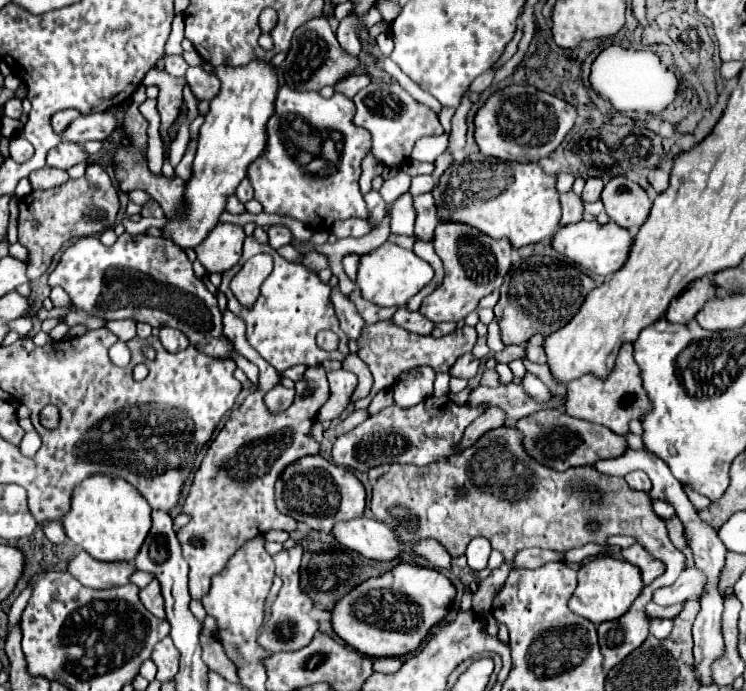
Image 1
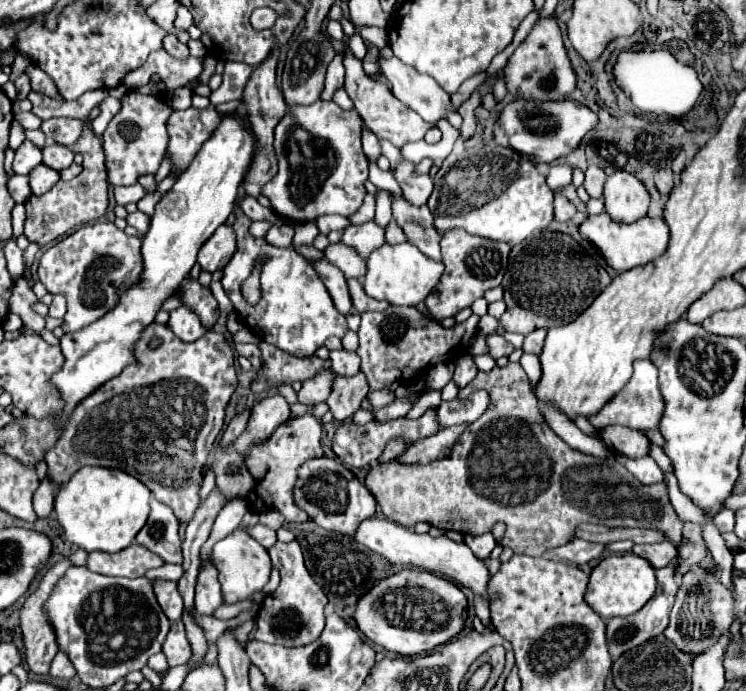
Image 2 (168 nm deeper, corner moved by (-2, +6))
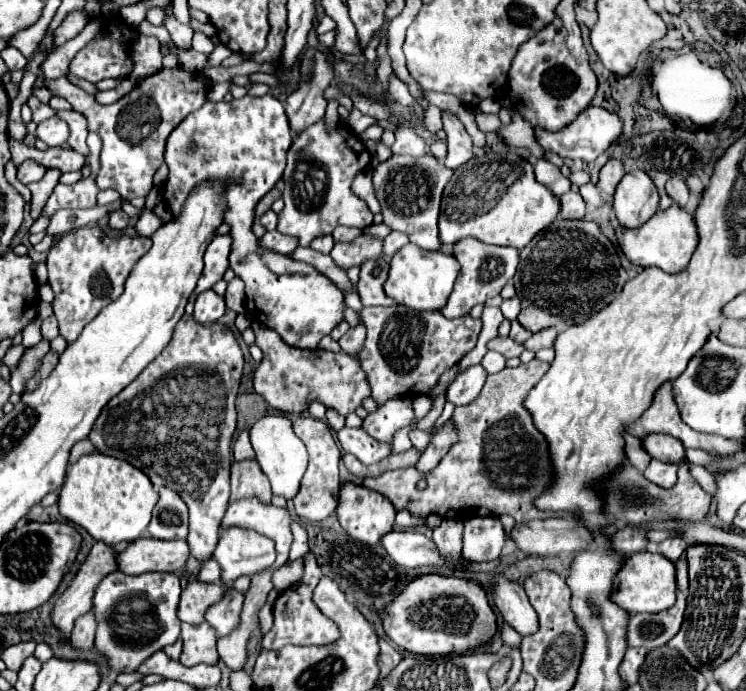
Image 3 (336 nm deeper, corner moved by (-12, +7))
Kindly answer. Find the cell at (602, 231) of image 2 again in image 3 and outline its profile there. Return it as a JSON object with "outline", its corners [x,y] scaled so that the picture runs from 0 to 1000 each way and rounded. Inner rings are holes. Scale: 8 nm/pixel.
{"outline":[[[898,297],[893,305],[879,305],[879,311],[855,331],[839,334],[836,329],[828,329],[826,343],[834,363],[850,384],[858,384],[858,386],[877,384],[890,389],[893,395],[912,395],[914,389],[920,389],[936,355],[936,331],[933,331],[930,314],[917,302],[912,302],[909,297]]]}

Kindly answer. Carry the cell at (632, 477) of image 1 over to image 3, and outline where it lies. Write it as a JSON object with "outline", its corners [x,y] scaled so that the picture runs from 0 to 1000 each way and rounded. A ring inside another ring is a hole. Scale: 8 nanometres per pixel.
{"outline":[[[874,664],[863,682],[863,690],[869,696],[879,699],[882,705],[898,708],[906,699],[906,682],[909,682],[909,673],[903,673],[903,670],[885,670],[885,667]]]}

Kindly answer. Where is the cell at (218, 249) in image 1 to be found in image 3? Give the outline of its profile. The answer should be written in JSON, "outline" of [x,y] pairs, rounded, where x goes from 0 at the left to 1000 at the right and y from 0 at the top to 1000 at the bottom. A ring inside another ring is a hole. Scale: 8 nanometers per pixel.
{"outline":[[[290,340],[282,349],[282,355],[276,357],[276,366],[273,366],[273,392],[271,392],[271,398],[265,404],[265,415],[261,417],[248,444],[249,454],[259,454],[260,434],[257,434],[257,428],[263,430],[271,421],[284,418],[284,412],[292,410],[300,401],[300,392],[306,389],[308,355],[311,355],[311,346],[306,340]]]}

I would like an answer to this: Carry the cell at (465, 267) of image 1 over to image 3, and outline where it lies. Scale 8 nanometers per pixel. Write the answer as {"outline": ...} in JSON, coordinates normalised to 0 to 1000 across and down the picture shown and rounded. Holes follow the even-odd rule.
{"outline":[[[622,346],[609,355],[609,372],[617,381],[617,398],[611,404],[609,421],[592,447],[592,456],[601,462],[611,462],[619,456],[627,456],[630,447],[641,438],[651,438],[654,433],[670,427],[673,415],[681,410],[681,404],[689,401],[692,384],[694,384],[694,363],[686,357],[665,357],[665,355],[649,355],[638,346]]]}

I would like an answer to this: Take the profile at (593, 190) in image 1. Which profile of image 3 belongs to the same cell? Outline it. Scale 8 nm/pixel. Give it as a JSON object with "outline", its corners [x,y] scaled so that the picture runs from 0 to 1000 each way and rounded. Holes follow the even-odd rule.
{"outline":[[[818,230],[807,245],[804,245],[804,262],[802,262],[802,271],[818,285],[826,274],[826,268],[831,265],[831,259],[836,256],[836,239],[834,233],[828,230]]]}

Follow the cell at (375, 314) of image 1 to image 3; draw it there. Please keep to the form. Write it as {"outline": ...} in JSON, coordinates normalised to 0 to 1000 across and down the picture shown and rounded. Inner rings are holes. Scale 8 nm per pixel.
{"outline":[[[517,372],[493,375],[483,384],[483,407],[480,407],[480,424],[488,444],[501,441],[528,441],[528,436],[515,424],[512,412],[520,401],[523,381]]]}

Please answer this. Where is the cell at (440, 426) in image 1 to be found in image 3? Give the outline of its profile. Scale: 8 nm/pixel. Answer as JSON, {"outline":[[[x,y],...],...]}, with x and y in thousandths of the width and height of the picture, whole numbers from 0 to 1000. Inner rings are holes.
{"outline":[[[469,618],[456,621],[453,638],[464,656],[472,656],[488,673],[507,670],[523,658],[523,644],[509,644],[507,638],[499,638],[499,632],[493,632],[493,627],[488,627],[485,618],[483,621],[469,621]]]}

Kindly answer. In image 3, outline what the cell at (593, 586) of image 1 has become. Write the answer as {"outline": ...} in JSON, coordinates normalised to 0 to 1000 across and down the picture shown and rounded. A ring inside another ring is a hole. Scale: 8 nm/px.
{"outline":[[[858,797],[842,806],[839,818],[826,832],[826,852],[820,855],[820,870],[831,873],[842,887],[882,887],[898,881],[906,873],[906,821],[903,815],[885,803]]]}

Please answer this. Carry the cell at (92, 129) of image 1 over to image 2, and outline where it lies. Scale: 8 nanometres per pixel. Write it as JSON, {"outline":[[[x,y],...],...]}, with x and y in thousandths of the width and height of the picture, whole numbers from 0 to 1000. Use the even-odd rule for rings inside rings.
{"outline":[[[67,171],[56,177],[56,191],[72,205],[86,211],[99,211],[113,188],[113,174],[105,171]]]}

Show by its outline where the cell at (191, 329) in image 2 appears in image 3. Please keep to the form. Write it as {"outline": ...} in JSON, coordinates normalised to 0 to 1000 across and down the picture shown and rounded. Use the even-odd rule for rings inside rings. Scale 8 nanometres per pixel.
{"outline":[[[273,421],[263,430],[263,438],[260,438],[260,462],[271,470],[276,467],[287,467],[292,465],[303,450],[303,441],[300,441],[300,430],[287,424],[287,421]]]}

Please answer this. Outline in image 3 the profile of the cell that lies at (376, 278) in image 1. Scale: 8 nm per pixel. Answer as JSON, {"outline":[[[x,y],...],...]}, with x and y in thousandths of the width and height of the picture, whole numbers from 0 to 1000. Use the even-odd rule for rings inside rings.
{"outline":[[[547,352],[525,372],[523,398],[515,410],[515,421],[531,438],[539,438],[550,447],[590,450],[606,424],[606,412],[614,401],[614,392],[617,392],[617,384],[609,375],[609,369],[595,363],[571,363]]]}

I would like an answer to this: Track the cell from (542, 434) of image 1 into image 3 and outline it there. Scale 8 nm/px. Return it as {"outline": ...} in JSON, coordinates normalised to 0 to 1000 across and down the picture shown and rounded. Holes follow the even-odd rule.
{"outline":[[[874,627],[874,632],[863,635],[863,647],[877,664],[890,667],[890,670],[912,670],[912,667],[920,664],[917,644],[906,632]]]}

